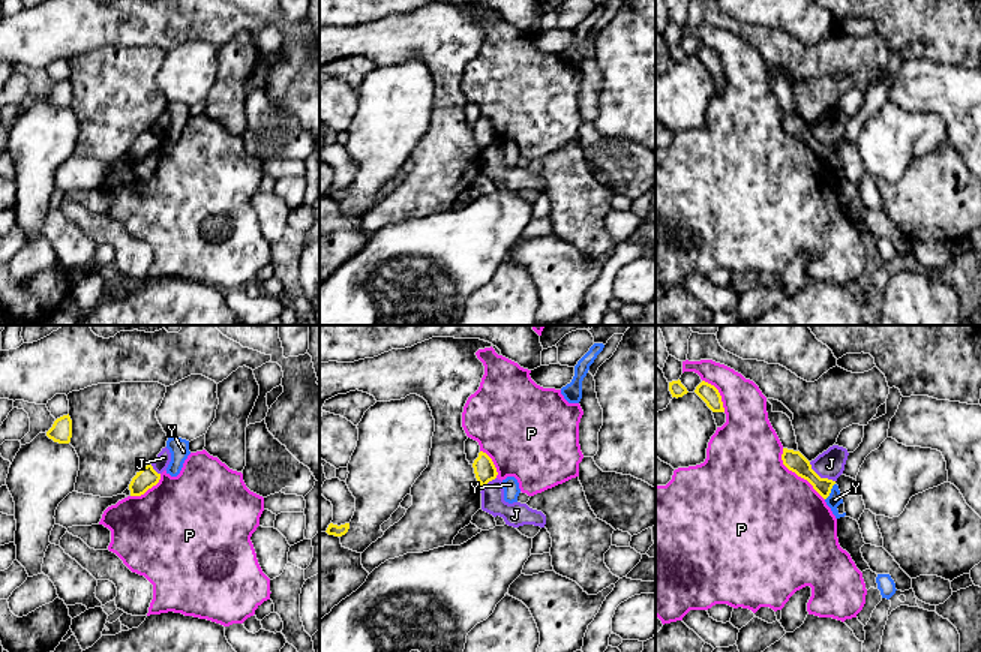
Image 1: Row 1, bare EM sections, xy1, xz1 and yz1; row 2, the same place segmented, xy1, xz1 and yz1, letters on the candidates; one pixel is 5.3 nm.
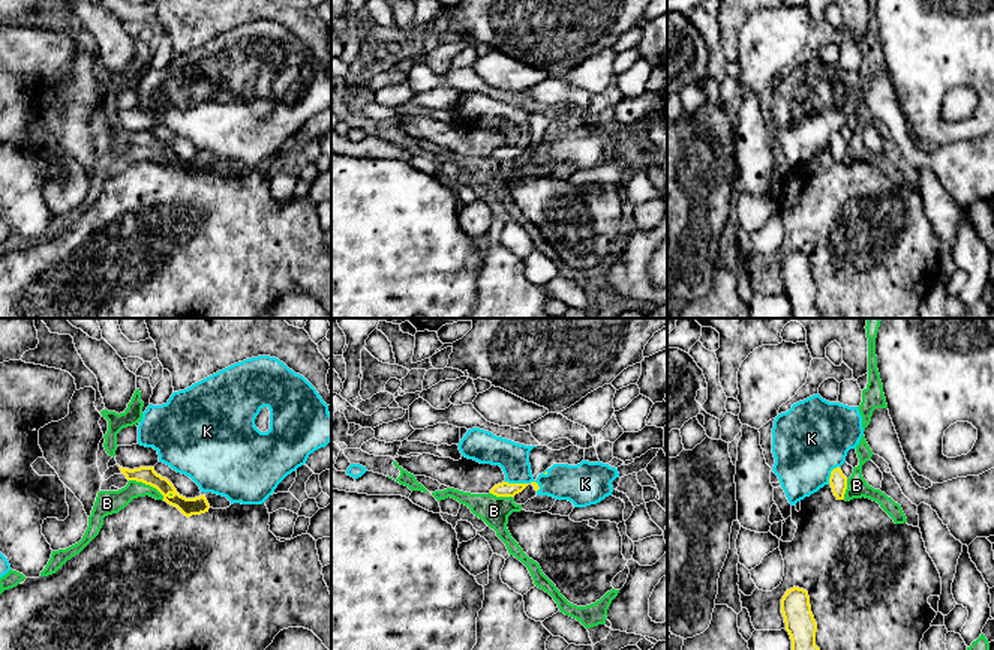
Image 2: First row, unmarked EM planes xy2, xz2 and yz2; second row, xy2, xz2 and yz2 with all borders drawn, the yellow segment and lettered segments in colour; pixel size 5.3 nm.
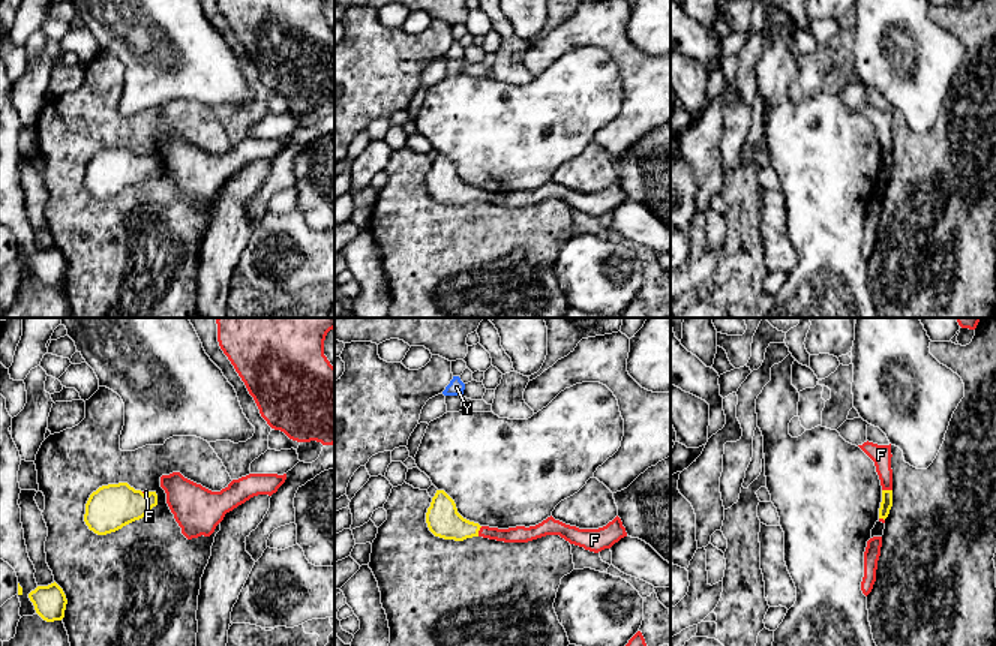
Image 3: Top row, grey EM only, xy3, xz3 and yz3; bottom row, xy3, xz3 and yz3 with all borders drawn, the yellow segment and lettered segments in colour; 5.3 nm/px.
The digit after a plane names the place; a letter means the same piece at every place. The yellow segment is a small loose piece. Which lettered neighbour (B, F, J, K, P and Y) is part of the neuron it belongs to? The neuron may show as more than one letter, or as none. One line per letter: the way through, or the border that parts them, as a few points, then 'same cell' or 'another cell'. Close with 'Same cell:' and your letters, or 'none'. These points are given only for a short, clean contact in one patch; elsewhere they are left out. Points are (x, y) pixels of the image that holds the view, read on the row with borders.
B: border xy2 (129, 479), (149, 484), (164, 499); another cell
F: same cell
J: border yz1 (809, 462), (821, 477), (834, 481); another cell
K: another cell
P: another cell
Y: border yz1 (834, 483), (825, 499); another cell
Same cell: F

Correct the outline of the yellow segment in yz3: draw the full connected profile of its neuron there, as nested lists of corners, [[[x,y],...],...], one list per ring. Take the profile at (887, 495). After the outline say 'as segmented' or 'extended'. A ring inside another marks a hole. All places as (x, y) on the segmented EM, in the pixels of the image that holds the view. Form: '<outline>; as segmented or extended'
[[[864,442],[858,445],[873,462],[876,466],[876,472],[882,486],[882,502],[879,508],[879,522],[885,523],[885,519],[890,514],[892,507],[892,469],[891,469],[891,444],[890,445],[878,445],[873,442]]]; extended

